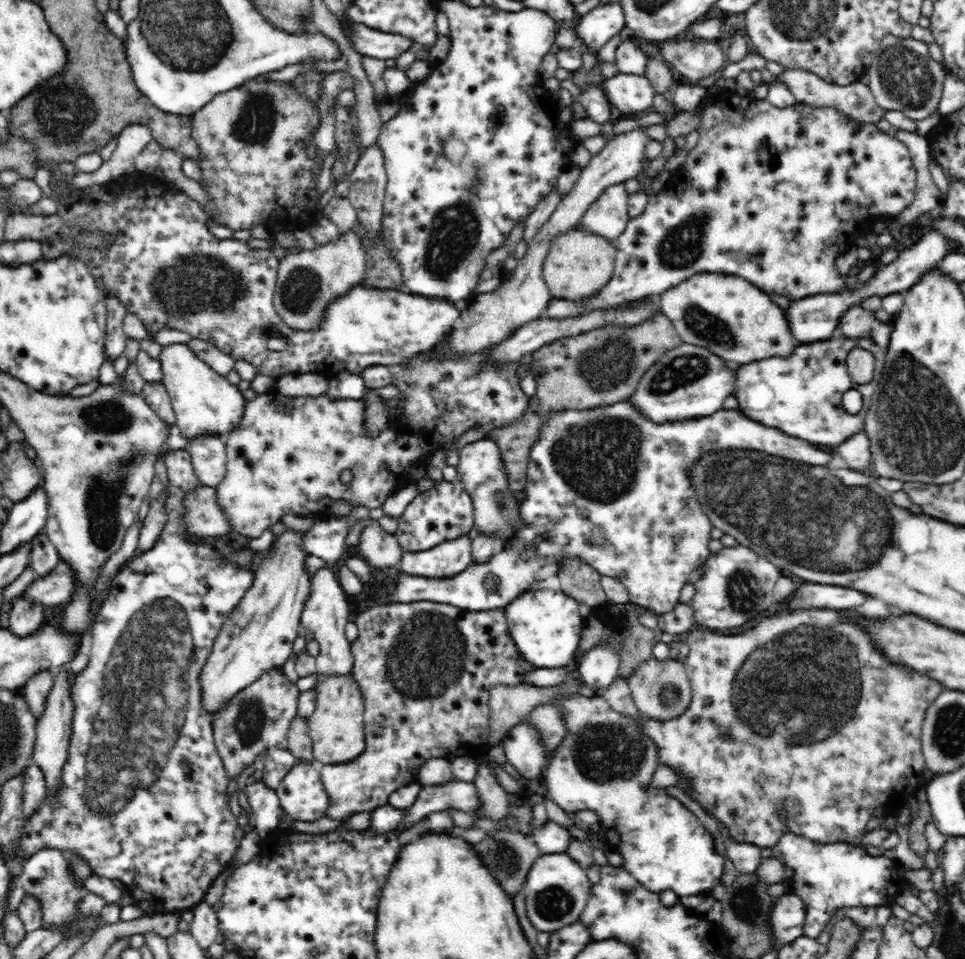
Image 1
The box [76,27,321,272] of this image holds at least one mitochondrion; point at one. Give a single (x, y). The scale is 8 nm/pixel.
(253, 126)

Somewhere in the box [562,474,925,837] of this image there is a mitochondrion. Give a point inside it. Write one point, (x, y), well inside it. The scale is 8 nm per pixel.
(779, 699)

